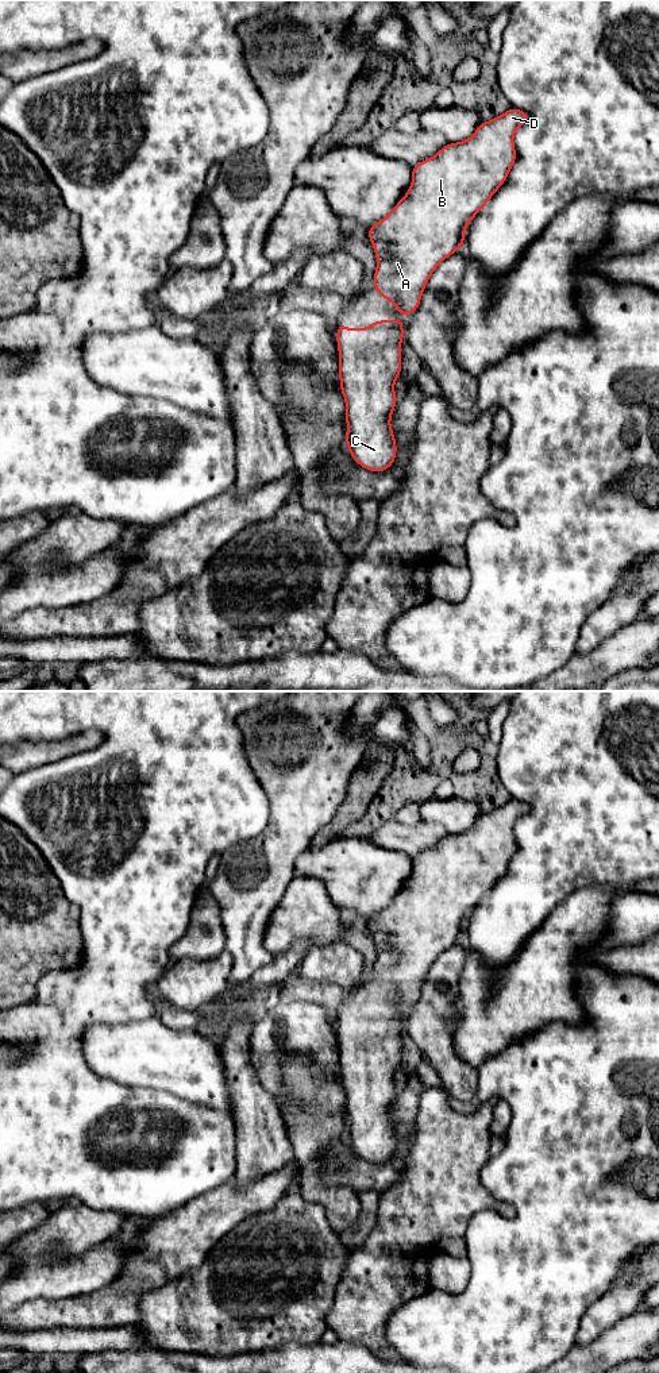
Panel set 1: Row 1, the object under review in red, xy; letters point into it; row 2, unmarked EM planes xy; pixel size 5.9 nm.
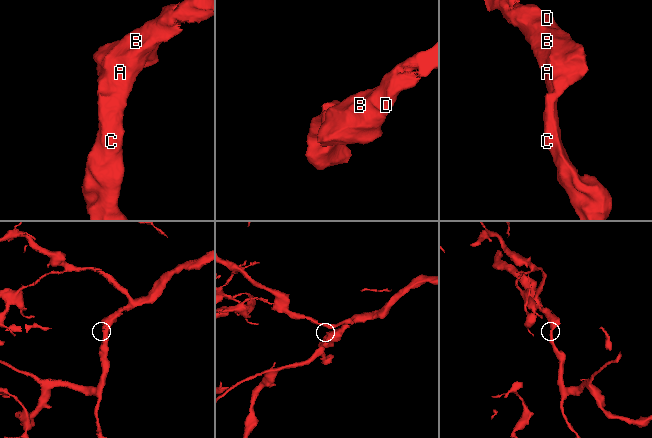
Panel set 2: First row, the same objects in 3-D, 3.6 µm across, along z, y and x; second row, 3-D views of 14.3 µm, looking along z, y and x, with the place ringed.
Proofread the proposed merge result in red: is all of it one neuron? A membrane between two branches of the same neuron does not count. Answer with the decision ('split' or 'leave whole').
leave whole

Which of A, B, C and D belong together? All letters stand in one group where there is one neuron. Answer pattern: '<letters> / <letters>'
A B C D

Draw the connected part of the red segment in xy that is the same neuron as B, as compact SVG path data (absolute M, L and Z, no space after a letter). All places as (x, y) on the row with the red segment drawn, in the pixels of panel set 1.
M510 107L505 113L489 122L481 122L469 139L447 143L436 155L412 166L412 182L405 196L382 220L367 228L367 236L377 257L374 292L390 301L404 316L417 311L428 278L446 258L465 246L467 224L506 181L517 159L515 132L528 120L529 115L525 111Z

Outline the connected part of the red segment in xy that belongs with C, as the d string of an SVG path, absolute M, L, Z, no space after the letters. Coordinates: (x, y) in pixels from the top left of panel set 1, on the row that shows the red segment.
M377 320L366 328L346 328L338 325L336 344L339 352L340 393L346 401L346 446L355 463L374 473L382 473L393 466L397 443L390 427L397 404L394 383L401 370L404 323L397 320Z

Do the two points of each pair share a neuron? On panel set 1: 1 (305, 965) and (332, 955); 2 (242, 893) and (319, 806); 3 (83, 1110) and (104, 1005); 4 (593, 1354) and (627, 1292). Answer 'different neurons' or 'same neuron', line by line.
1: same neuron
2: same neuron
3: same neuron
4: different neurons

